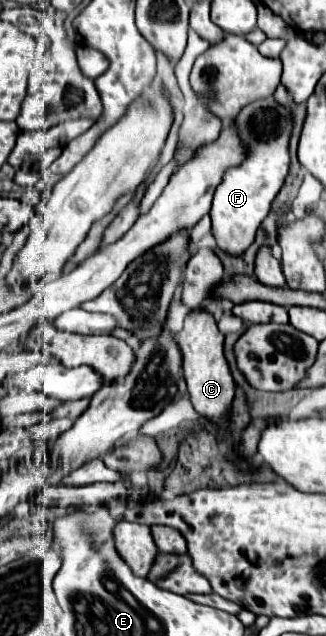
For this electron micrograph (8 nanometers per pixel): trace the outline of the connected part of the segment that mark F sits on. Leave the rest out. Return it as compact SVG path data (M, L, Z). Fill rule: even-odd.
M265 98L253 102L251 106L245 106L235 118L235 124L249 154L241 166L229 168L225 172L223 182L215 190L213 208L209 216L217 246L231 256L241 256L253 244L255 232L263 218L269 214L271 202L287 176L289 170L287 146L293 120L285 106L277 104L273 98Z

